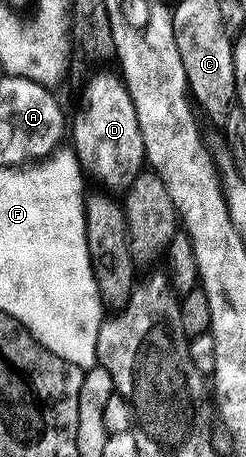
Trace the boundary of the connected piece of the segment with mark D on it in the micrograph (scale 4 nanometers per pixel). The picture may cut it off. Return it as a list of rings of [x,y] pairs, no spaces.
[[[95,72],[83,88],[83,112],[75,116],[75,140],[87,163],[95,164],[103,179],[122,189],[129,185],[145,164],[143,135],[137,122],[137,110],[126,84],[111,72]]]

